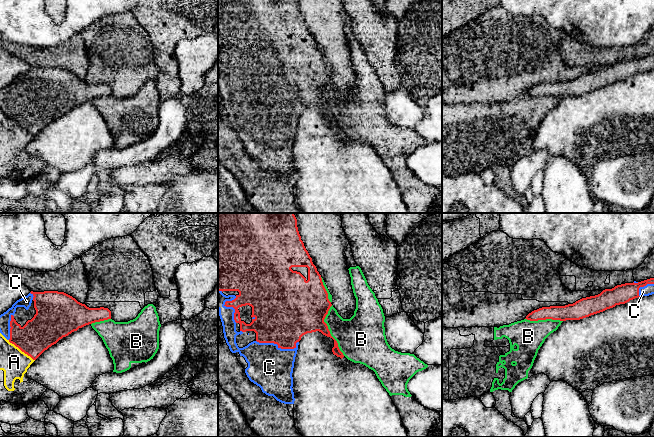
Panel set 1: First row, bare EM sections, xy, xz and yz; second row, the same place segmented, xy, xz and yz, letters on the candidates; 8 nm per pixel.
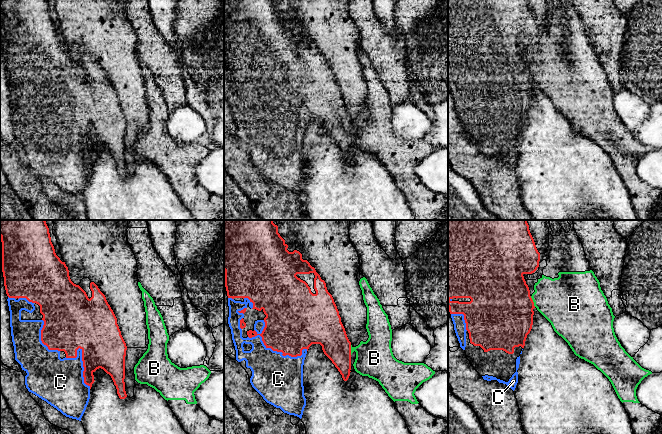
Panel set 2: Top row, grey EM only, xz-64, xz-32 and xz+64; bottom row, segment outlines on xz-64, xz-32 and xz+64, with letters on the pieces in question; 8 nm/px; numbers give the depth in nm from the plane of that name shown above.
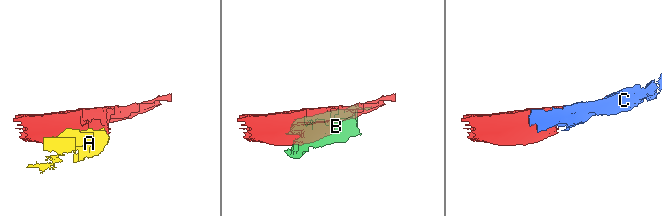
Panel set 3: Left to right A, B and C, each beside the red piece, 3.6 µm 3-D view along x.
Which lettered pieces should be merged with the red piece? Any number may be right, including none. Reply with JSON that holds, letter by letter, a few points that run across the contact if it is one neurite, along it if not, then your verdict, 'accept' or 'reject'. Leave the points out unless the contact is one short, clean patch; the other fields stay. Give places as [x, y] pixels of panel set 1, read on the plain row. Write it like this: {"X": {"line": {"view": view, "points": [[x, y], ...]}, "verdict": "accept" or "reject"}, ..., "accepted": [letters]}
{"A": {"verdict": "reject"}, "B": {"verdict": "reject"}, "C": {"verdict": "accept"}, "accepted": ["C"]}

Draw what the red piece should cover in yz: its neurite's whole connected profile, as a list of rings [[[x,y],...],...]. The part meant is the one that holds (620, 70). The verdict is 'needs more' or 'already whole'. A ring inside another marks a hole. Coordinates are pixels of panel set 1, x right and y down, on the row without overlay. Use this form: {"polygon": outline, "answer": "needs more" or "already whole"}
{"polygon": [[[654,54],[641,58],[625,59],[612,65],[605,65],[600,70],[582,74],[565,82],[542,83],[529,89],[525,95],[538,96],[580,96],[591,91],[625,80],[638,73],[654,70]]], "answer": "needs more"}

